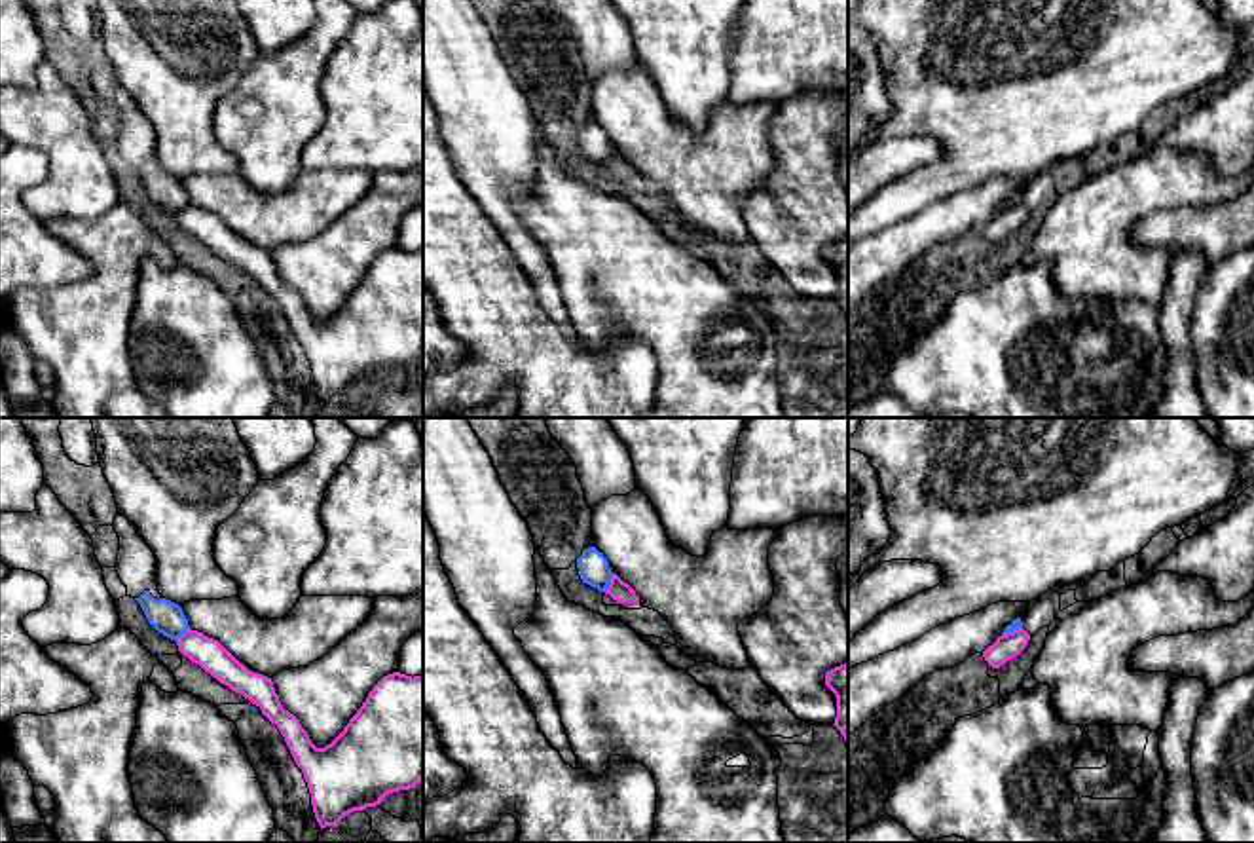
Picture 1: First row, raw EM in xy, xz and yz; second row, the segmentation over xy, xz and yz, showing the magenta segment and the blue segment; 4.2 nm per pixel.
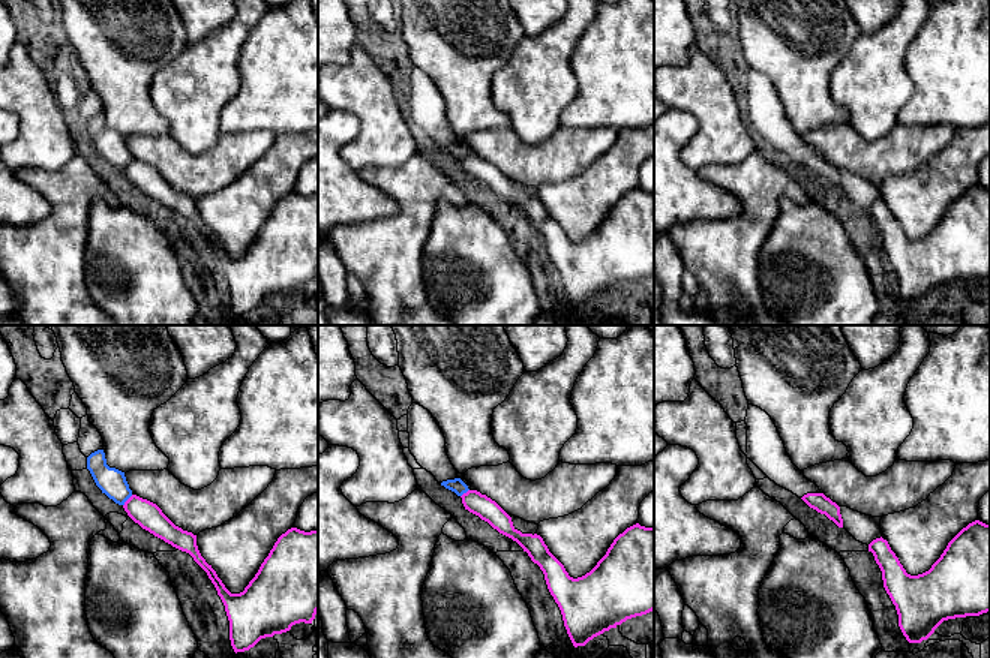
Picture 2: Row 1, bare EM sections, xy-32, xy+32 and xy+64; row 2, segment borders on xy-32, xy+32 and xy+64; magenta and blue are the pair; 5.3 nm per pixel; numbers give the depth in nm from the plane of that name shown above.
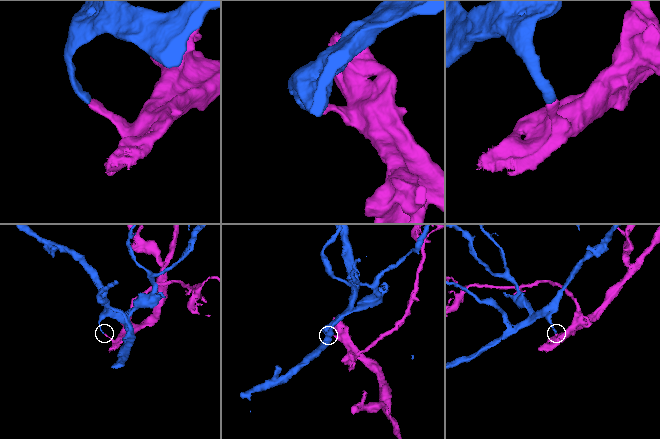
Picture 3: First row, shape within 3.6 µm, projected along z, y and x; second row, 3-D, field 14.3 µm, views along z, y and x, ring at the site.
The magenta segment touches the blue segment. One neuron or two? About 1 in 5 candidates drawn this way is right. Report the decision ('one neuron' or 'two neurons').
two neurons

